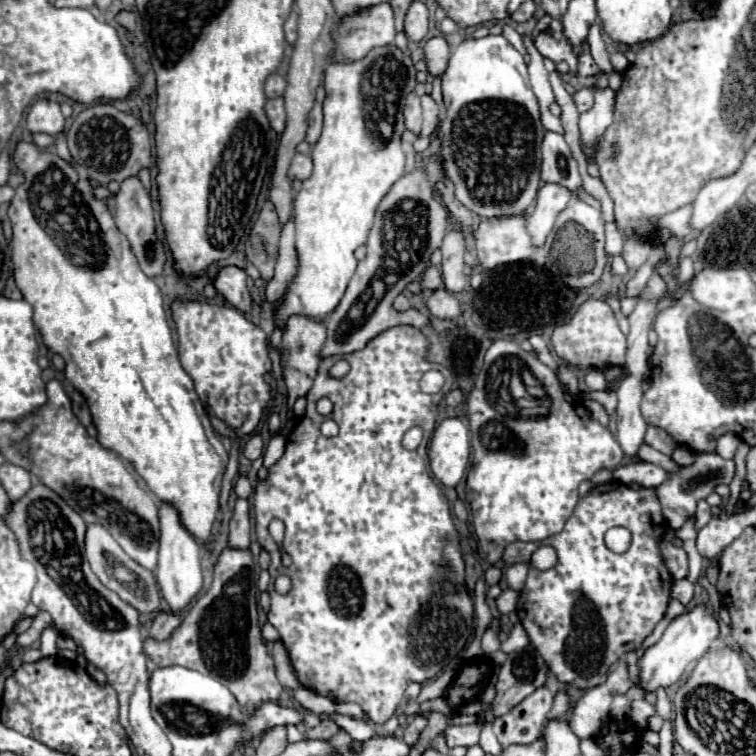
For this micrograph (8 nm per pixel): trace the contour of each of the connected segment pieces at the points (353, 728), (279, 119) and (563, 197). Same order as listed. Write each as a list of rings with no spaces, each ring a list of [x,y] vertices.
[[[335,714],[335,716],[331,716],[331,720],[335,720],[353,740],[361,740],[361,742],[365,742],[365,740],[371,740],[373,736],[375,736],[375,730],[369,726],[369,724],[365,724],[365,722],[361,722],[361,720],[353,720],[353,718],[349,718],[349,716],[341,716],[341,714]]]
[[[281,98],[267,100],[265,112],[267,112],[267,118],[269,118],[271,128],[273,128],[277,134],[281,134],[283,128],[285,128],[285,106],[283,106],[283,100],[281,100]]]
[[[547,182],[537,192],[537,204],[527,218],[527,230],[535,246],[543,246],[547,234],[551,232],[557,214],[573,200],[573,192],[561,184]]]

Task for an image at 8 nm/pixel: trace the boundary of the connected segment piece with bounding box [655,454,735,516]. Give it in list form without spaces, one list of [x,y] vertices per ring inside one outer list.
[[[699,454],[693,464],[681,466],[677,472],[669,472],[669,478],[655,488],[663,516],[693,516],[697,500],[705,500],[709,494],[713,494],[715,484],[729,486],[733,476],[735,476],[733,460],[725,460],[719,454]]]

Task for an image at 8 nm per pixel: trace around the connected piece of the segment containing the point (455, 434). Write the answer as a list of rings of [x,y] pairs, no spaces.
[[[445,418],[433,432],[429,444],[431,472],[443,486],[457,486],[469,464],[469,430],[459,418]]]

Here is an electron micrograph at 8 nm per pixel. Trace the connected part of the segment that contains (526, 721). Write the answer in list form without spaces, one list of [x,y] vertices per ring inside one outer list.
[[[543,686],[519,702],[511,712],[495,718],[493,732],[501,744],[501,748],[519,744],[533,744],[547,720],[547,714],[553,704],[553,694]]]

